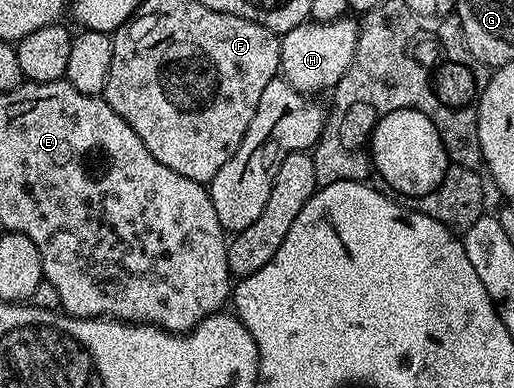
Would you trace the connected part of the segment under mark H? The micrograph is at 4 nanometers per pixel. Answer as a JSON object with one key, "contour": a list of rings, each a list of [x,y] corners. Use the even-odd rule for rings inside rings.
{"contour":[[[352,17],[337,19],[334,23],[306,21],[295,25],[295,29],[280,36],[280,78],[287,80],[297,91],[306,93],[328,92],[333,89],[351,65],[356,51],[358,30],[358,20],[353,20]]]}

